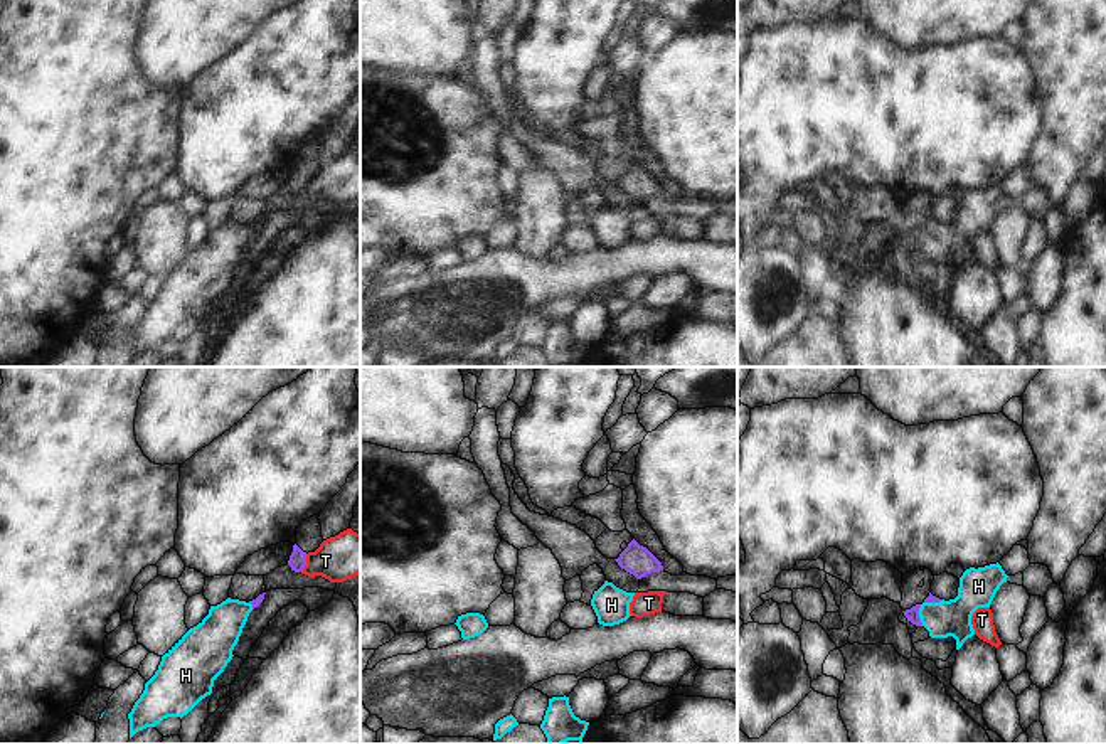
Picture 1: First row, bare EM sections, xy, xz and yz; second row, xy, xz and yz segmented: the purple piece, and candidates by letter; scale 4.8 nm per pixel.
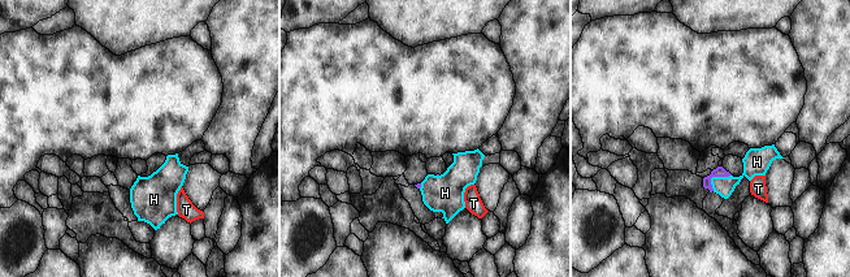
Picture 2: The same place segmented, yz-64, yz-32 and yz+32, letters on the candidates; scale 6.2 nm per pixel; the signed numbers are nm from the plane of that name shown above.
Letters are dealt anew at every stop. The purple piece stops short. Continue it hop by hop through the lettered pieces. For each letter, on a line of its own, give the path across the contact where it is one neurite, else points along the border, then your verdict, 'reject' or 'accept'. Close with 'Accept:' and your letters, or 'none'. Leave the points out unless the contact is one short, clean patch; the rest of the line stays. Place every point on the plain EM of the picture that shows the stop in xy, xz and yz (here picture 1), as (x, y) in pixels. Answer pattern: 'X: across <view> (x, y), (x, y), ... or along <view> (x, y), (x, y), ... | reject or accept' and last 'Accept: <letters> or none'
H: across yz (913, 238), (918, 238), (946, 241) | accept
T: reject
Accept: H

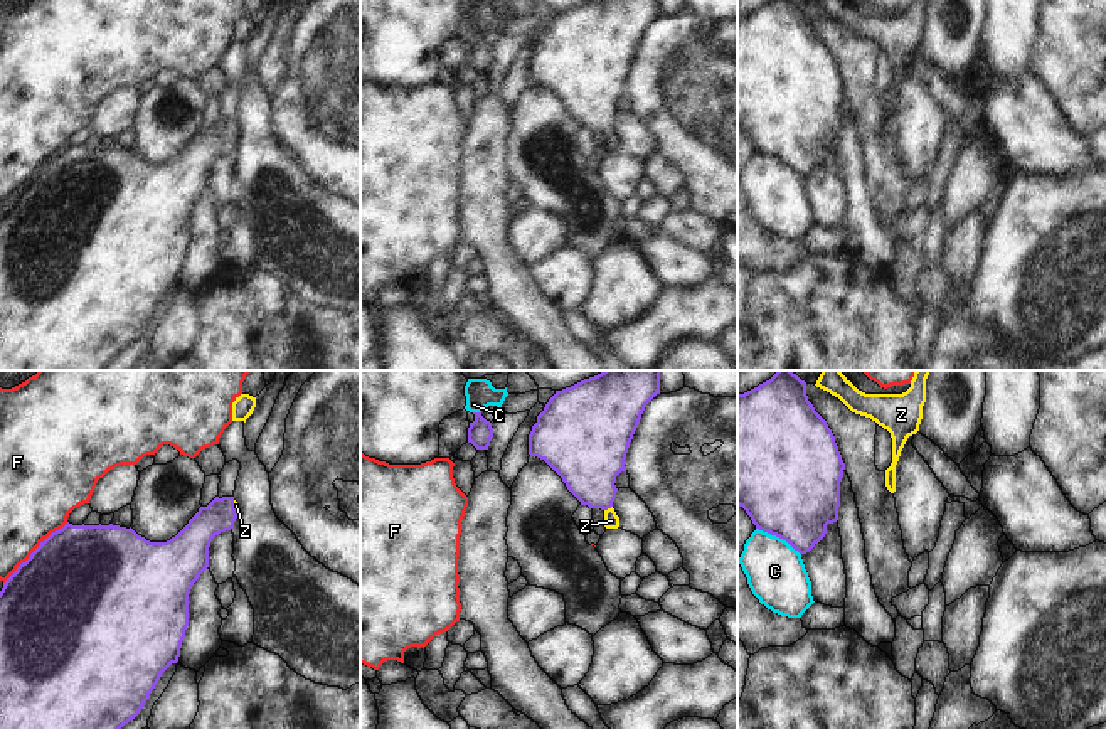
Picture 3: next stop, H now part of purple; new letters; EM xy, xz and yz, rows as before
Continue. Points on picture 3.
C: reject
F: reject
Z: across xz (590, 81), (591, 105), (608, 130), (611, 143) | accept
Accept: Z

